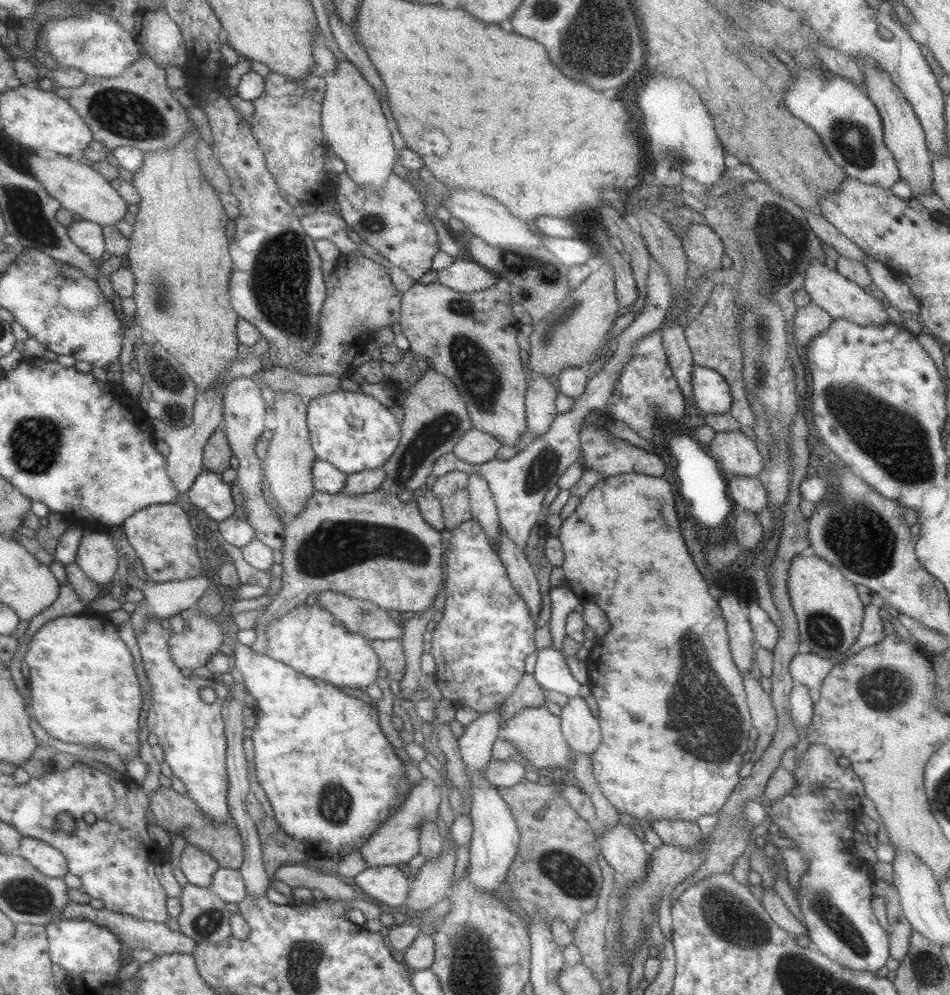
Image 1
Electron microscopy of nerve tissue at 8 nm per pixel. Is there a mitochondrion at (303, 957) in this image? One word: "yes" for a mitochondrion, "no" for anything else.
yes

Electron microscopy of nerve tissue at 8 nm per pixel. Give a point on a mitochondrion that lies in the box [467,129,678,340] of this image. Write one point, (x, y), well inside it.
(516, 263)

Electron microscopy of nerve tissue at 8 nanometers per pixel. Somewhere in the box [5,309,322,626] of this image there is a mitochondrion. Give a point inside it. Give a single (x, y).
(33, 444)

